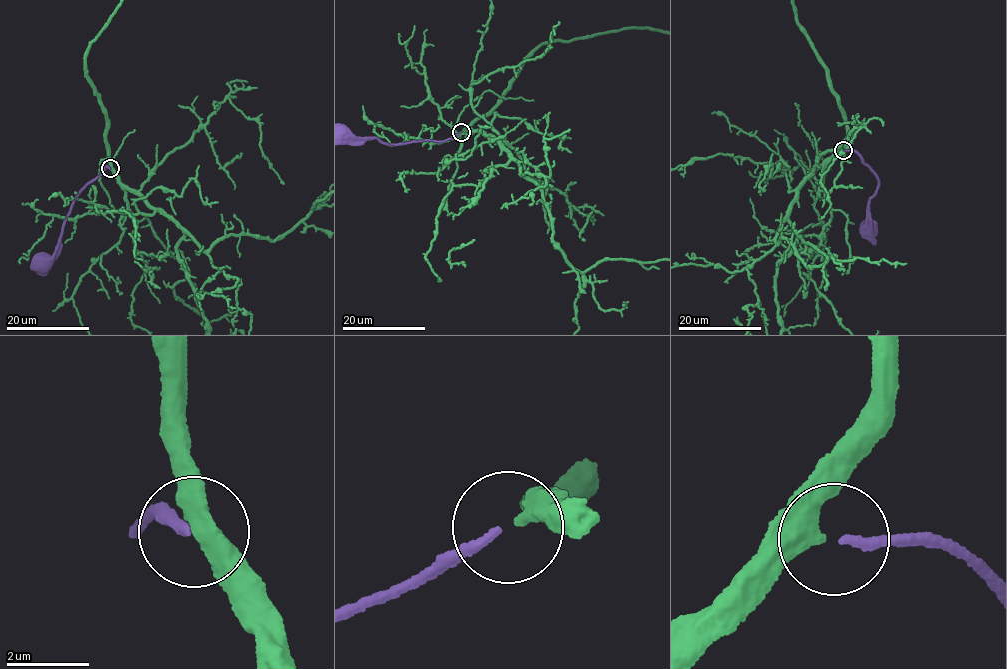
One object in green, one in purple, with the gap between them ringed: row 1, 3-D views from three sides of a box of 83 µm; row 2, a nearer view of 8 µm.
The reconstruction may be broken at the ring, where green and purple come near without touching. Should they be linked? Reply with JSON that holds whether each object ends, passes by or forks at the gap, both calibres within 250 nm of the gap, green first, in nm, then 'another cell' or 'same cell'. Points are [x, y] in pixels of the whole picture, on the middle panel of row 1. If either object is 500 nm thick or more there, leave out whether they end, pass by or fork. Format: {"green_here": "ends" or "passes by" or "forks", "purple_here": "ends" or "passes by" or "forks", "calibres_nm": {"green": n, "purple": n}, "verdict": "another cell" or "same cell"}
{"green_here": "ends", "purple_here": "ends", "calibres_nm": {"green": 480, "purple": 220}, "verdict": "same cell"}

